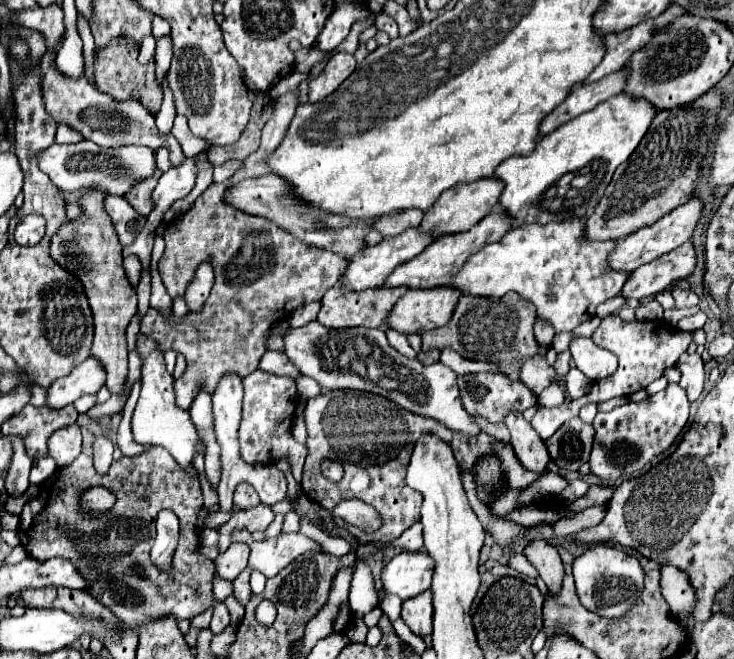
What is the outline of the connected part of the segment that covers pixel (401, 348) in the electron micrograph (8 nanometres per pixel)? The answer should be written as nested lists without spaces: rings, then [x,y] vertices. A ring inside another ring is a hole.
[[[384,326],[382,330],[386,332],[388,342],[390,342],[400,354],[404,354],[404,356],[408,356],[408,358],[416,358],[416,352],[410,348],[410,344],[408,344],[408,340],[406,340],[404,334],[400,334],[400,332],[396,332],[396,330],[388,328],[388,326]]]

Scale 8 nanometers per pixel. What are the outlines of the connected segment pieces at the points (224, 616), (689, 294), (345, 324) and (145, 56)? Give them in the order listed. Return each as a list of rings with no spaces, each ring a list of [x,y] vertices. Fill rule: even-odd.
[[[218,604],[214,608],[214,614],[212,614],[212,632],[214,632],[214,636],[222,634],[228,624],[230,624],[230,614],[228,614],[224,604]]]
[[[676,288],[672,292],[672,296],[674,296],[676,308],[692,308],[692,306],[698,304],[698,296],[692,290],[680,290],[680,288]]]
[[[338,282],[336,286],[326,290],[326,294],[322,298],[322,308],[318,312],[318,320],[326,328],[350,328],[350,326],[380,328],[382,324],[386,324],[390,310],[394,308],[398,298],[402,296],[402,290],[404,290],[404,286],[398,286],[398,288],[392,288],[392,290],[366,288],[362,292],[352,292],[352,290],[344,290],[342,282]]]
[[[153,36],[144,38],[139,50],[138,60],[141,64],[147,64],[154,56],[156,42]]]

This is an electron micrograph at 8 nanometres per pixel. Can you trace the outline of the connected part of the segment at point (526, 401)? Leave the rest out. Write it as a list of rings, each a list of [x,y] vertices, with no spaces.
[[[464,374],[458,376],[458,388],[462,404],[468,410],[468,414],[486,416],[486,420],[492,424],[502,422],[508,410],[524,412],[526,408],[536,404],[536,396],[520,380],[512,382],[506,374]]]

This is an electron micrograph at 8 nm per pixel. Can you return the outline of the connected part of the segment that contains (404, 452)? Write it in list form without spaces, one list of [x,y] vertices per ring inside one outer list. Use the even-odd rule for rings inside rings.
[[[332,390],[326,394],[318,394],[306,402],[304,420],[308,428],[308,442],[306,442],[308,456],[304,464],[304,478],[300,482],[304,494],[320,502],[328,510],[334,508],[340,500],[348,500],[348,498],[360,498],[368,502],[382,518],[382,526],[374,532],[374,542],[390,544],[406,528],[410,528],[414,522],[420,520],[422,496],[412,494],[410,486],[406,484],[406,466],[412,448],[422,432],[436,434],[438,438],[448,442],[448,446],[452,446],[454,450],[460,468],[468,468],[470,472],[478,458],[496,452],[502,460],[506,480],[512,488],[530,486],[540,478],[540,474],[532,474],[532,470],[524,470],[524,466],[520,466],[520,460],[516,458],[510,444],[494,440],[486,434],[480,434],[478,438],[464,438],[464,434],[456,434],[448,430],[442,422],[436,422],[420,414],[412,414],[402,406],[398,406],[396,402],[370,392]],[[326,458],[340,460],[344,464],[346,474],[340,484],[332,484],[320,474],[320,462]],[[358,474],[364,474],[364,488],[352,492],[350,482],[354,482]]]

